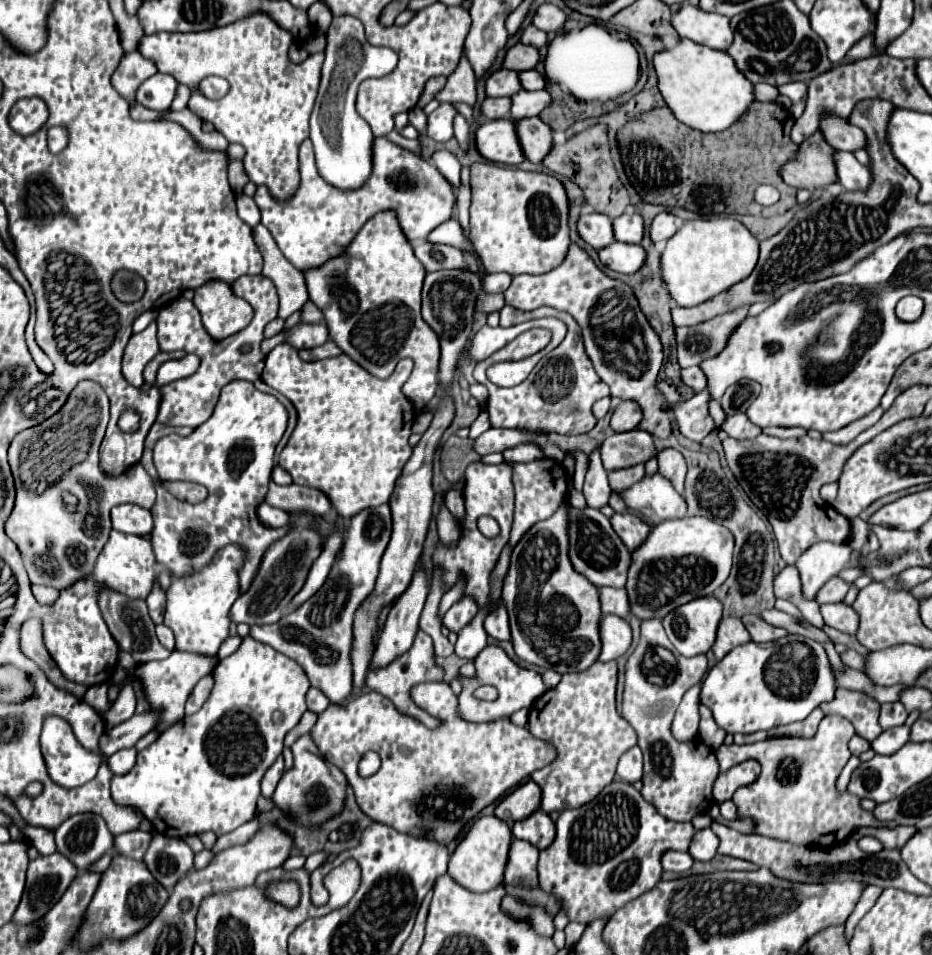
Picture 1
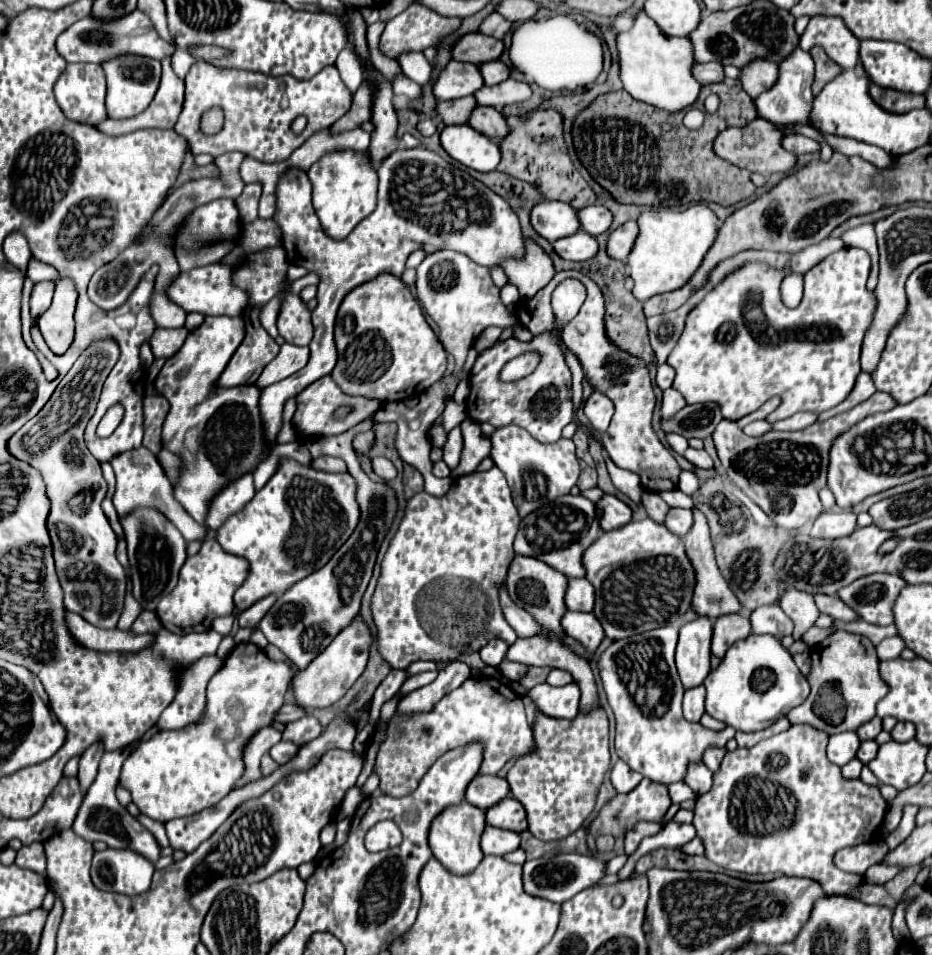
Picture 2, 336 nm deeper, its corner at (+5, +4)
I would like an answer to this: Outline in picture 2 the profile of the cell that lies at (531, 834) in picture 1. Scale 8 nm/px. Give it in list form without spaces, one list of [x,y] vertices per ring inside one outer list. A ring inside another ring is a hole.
[[[505,797],[505,801],[499,801],[491,809],[487,809],[485,815],[487,815],[487,823],[493,827],[509,829],[515,833],[527,829],[527,813],[523,805],[513,797]]]

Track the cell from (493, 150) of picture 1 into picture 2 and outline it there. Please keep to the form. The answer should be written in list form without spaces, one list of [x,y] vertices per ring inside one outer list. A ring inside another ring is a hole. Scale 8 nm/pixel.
[[[467,123],[445,127],[441,131],[441,147],[451,159],[483,173],[495,171],[495,165],[501,159],[497,141],[487,139]]]

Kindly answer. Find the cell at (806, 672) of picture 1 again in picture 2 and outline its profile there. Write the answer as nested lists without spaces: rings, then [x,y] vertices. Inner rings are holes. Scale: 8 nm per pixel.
[[[749,635],[747,639],[733,643],[719,667],[709,673],[703,685],[707,689],[707,713],[745,733],[769,727],[789,709],[801,705],[809,695],[809,683],[797,669],[793,657],[779,639],[769,635]]]

